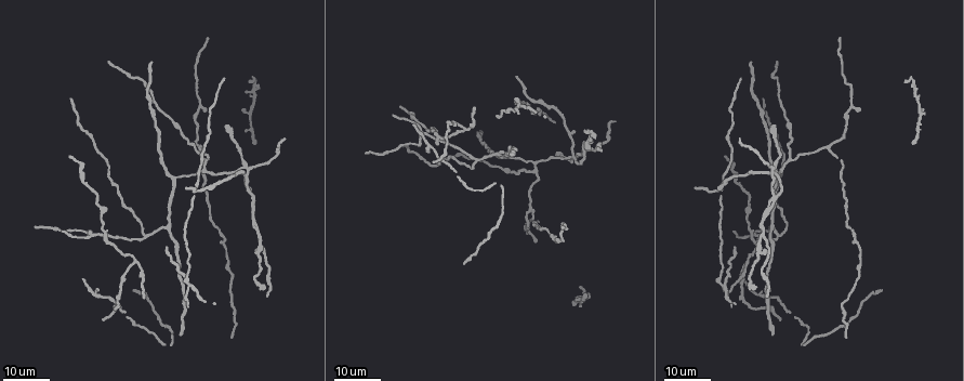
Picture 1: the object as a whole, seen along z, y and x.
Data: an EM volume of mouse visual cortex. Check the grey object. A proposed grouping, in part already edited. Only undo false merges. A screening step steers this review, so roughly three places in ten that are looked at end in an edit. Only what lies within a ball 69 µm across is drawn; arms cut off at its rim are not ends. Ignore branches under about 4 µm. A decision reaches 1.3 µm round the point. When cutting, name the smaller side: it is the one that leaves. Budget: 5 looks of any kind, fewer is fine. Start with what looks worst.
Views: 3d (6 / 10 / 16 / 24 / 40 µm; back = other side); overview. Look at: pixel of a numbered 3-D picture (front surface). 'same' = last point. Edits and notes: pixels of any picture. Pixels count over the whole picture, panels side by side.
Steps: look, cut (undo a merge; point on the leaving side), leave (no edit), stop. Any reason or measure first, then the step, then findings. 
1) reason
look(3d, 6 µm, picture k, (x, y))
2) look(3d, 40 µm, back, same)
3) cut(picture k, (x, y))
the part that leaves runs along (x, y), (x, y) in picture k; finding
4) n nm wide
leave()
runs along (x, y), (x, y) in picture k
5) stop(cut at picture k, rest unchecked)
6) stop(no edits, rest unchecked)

looks like a crossing
look(3d, 16 µm, picture 1, (756, 236))

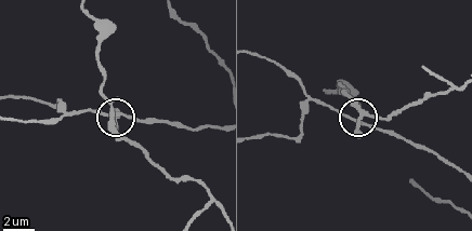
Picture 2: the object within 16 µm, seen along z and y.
look(3d, 6 µm, same)

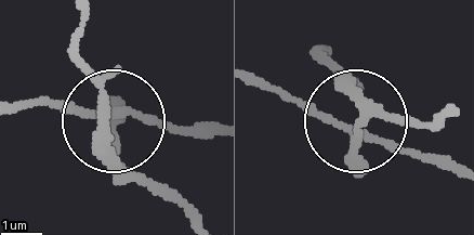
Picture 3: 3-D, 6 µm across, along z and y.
side arm 21 µm; 4 arms
leave()
continuous, no second cell

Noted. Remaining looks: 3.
look(3d, 24 µm, picture 1, (476, 158))

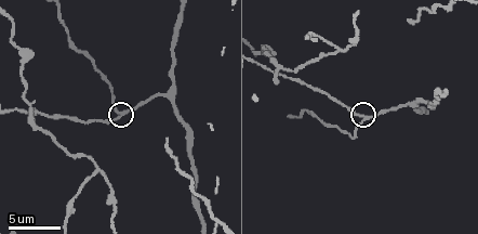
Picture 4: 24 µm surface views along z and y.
look(3d, 6 µm, picture 4, (364, 120))

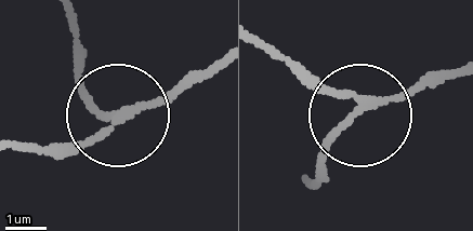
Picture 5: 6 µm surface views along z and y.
3 arms
leave()
runs along (219, 58), (115, 110), (87, 90), (77, 52) in picture 5; all the same cell

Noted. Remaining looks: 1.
thick turns thin
look(3d, 10 µm, picture 4, (19, 48))

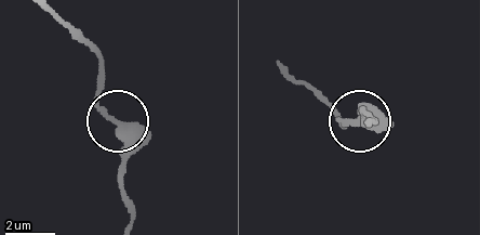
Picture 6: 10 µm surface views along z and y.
360 nm wide
leave()
runs along (129, 223), (127, 136), (97, 99), (95, 76) in picture 6; all the same cell

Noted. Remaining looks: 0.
stop(no edits, rest unchecked)

